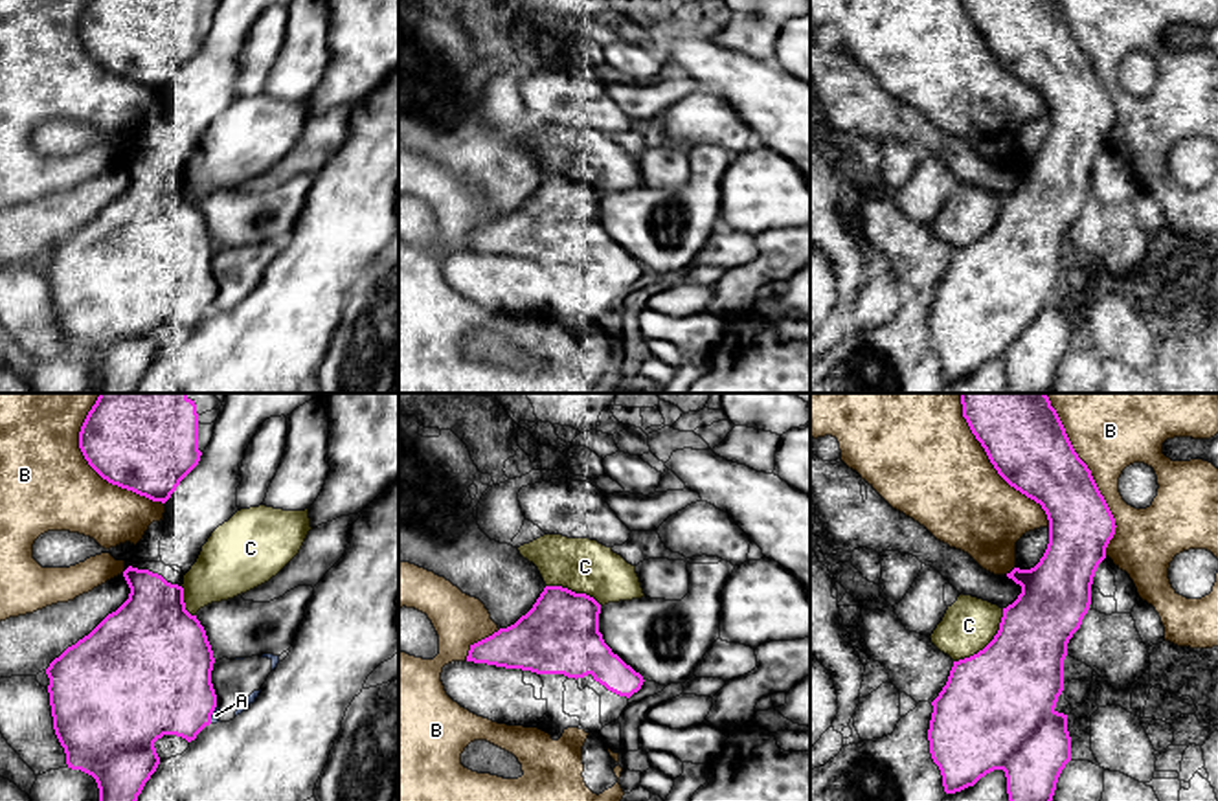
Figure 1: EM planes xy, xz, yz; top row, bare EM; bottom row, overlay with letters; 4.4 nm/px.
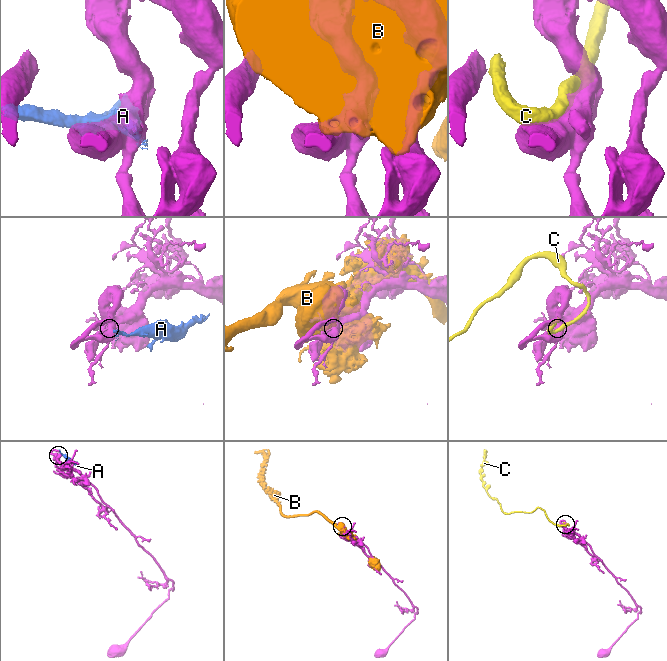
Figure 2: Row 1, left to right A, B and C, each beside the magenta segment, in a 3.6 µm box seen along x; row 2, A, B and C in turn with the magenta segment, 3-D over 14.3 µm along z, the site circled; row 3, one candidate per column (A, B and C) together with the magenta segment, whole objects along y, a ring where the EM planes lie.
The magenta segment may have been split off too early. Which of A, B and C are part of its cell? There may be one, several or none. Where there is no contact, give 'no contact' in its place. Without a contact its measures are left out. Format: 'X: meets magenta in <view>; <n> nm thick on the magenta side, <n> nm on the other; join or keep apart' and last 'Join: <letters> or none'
A: meets magenta in xy; 440 nm thick on the magenta side, 40 nm on the other; keep apart
B: meets magenta in yz; 300 nm thick on the magenta side, 280 nm on the other; keep apart
C: meets magenta in yz; 460 nm thick on the magenta side, 240 nm on the other; join
Join: C

